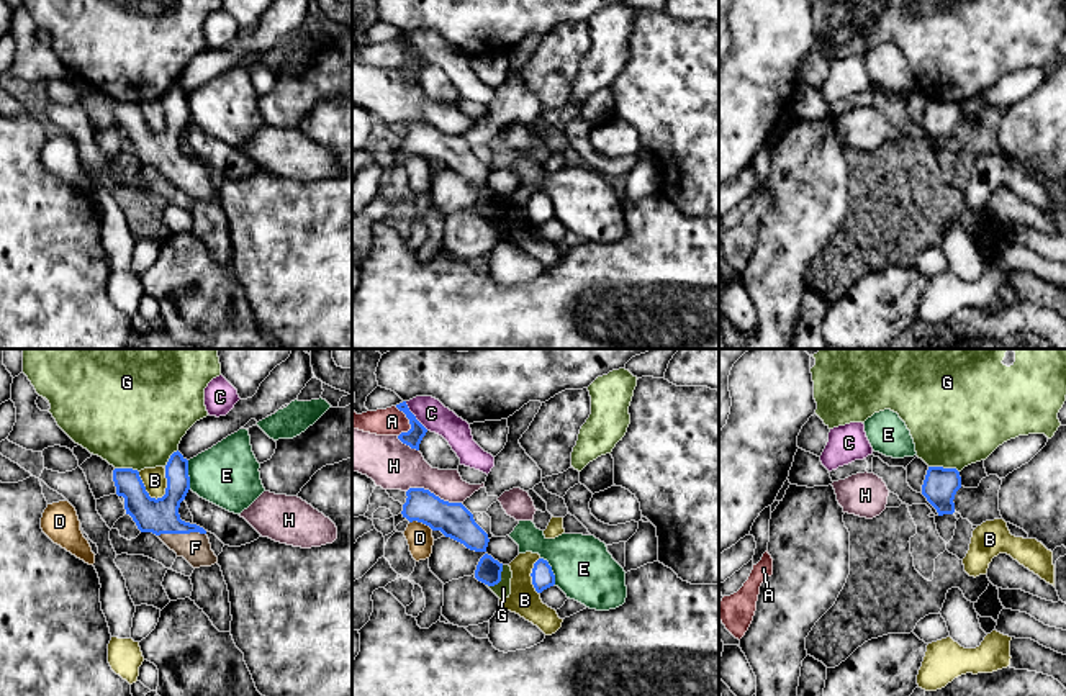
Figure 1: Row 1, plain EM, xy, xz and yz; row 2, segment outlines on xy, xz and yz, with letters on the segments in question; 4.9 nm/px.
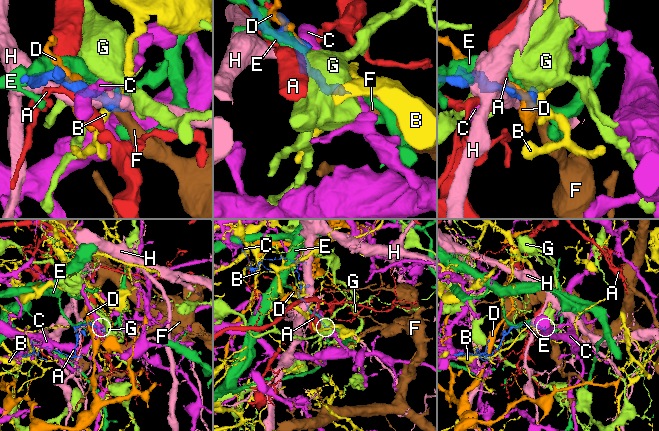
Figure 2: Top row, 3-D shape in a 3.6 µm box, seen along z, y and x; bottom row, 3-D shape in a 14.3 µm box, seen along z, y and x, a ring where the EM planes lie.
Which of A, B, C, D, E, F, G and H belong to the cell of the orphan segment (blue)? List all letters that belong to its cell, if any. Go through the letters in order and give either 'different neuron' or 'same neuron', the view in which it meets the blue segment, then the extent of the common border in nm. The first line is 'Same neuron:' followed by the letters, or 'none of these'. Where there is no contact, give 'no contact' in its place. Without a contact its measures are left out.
Same neuron: F
A: different neuron | xz | 150 nm
B: different neuron | xy | 180 nm
C: different neuron | xz | 180 nm
D: different neuron | xz | 130 nm
E: different neuron | xz | 150 nm
F: same neuron | xy | 240 nm
G: different neuron | yz | 160 nm
H: different neuron | xz | 280 nm

